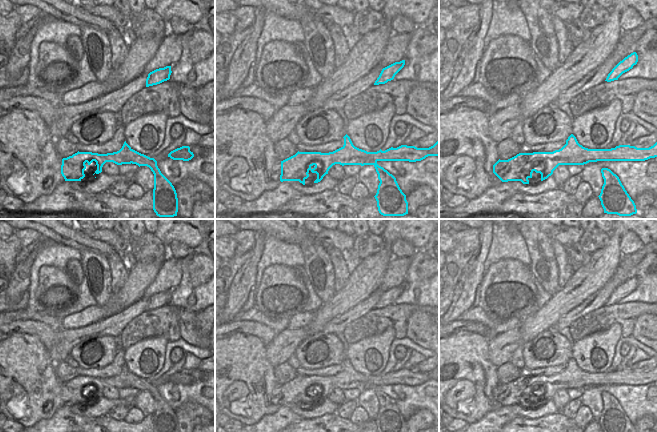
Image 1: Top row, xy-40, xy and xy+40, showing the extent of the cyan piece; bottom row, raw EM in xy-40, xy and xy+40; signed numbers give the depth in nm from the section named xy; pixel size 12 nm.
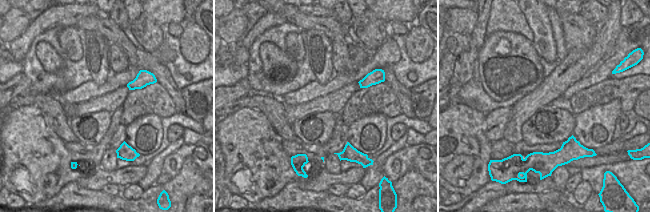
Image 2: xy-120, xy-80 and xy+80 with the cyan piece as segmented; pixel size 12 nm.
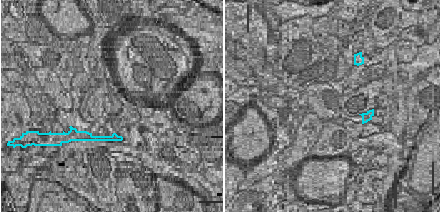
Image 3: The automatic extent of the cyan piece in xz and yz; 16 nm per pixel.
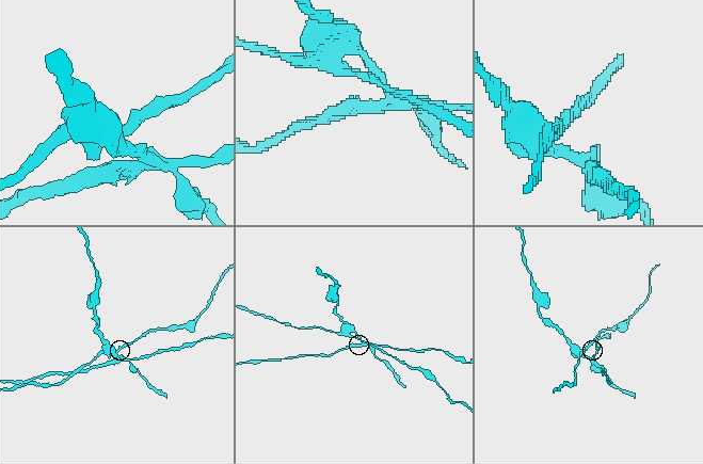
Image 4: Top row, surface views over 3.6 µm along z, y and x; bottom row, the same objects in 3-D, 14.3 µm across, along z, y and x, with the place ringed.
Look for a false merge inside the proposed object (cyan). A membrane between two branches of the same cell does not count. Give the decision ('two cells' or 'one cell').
two cells

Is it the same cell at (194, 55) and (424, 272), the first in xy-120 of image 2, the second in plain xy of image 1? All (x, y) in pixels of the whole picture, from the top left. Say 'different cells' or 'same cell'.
same cell

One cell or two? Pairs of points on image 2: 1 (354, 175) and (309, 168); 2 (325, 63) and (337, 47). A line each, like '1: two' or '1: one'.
1: two
2: two

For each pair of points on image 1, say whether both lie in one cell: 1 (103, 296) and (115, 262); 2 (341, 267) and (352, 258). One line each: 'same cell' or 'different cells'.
1: different cells
2: different cells

